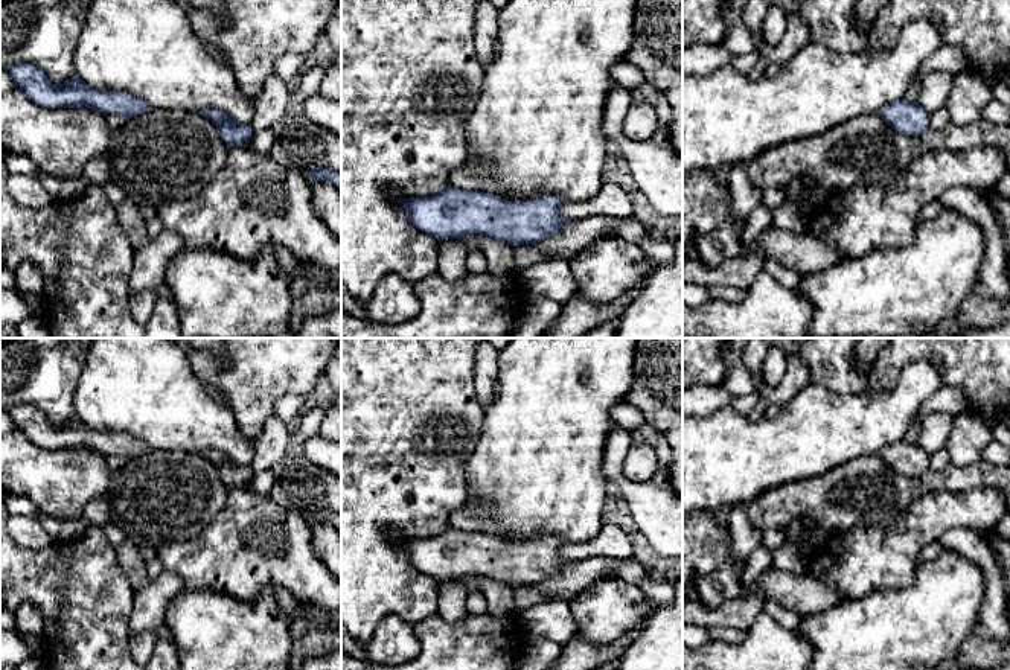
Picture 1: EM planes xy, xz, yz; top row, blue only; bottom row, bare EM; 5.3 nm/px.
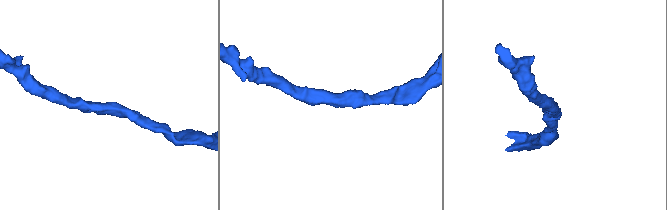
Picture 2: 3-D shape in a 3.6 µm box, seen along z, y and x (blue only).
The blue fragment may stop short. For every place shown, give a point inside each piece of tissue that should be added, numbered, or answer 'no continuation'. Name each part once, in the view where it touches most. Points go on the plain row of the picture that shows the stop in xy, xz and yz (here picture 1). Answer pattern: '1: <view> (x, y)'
no continuation

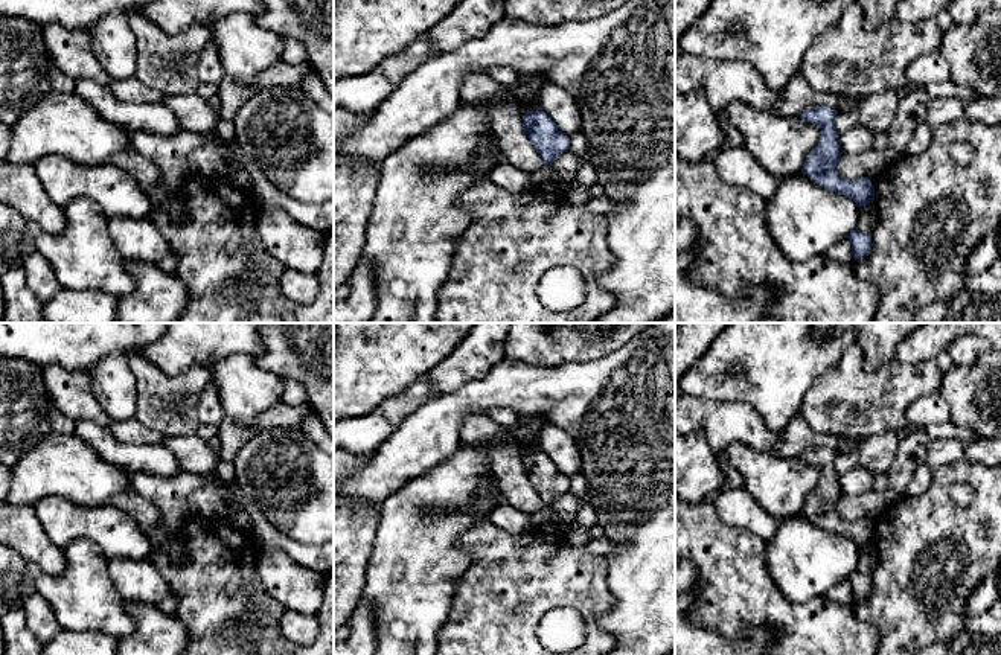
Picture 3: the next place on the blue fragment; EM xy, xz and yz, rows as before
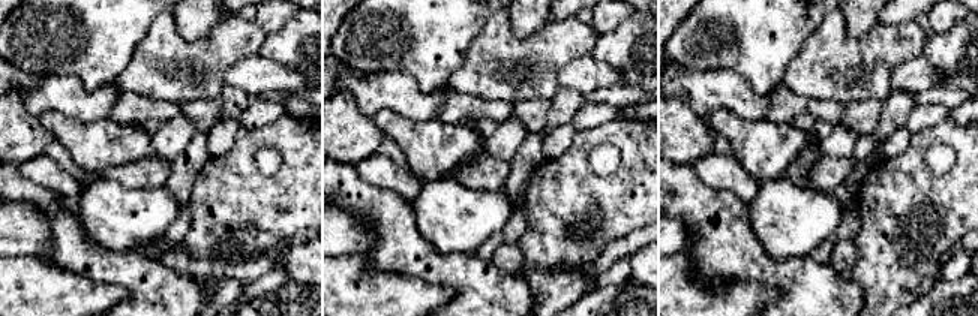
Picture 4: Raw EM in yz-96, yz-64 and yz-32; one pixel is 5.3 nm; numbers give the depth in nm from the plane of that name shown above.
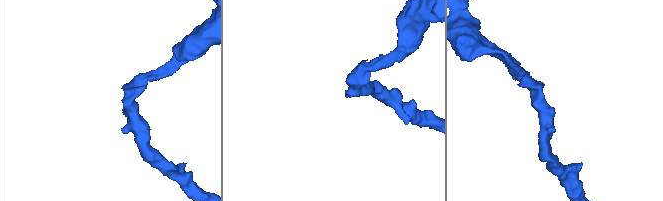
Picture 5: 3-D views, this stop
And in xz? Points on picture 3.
no continuation

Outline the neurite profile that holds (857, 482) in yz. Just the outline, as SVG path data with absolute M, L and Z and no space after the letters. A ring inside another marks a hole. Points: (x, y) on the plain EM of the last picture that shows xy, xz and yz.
M853 468L839 477L844 495L864 495L873 492L875 474L864 468Z

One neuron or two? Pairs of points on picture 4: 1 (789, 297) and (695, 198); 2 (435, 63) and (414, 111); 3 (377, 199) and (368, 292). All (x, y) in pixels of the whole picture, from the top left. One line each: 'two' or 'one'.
1: one
2: two
3: two

